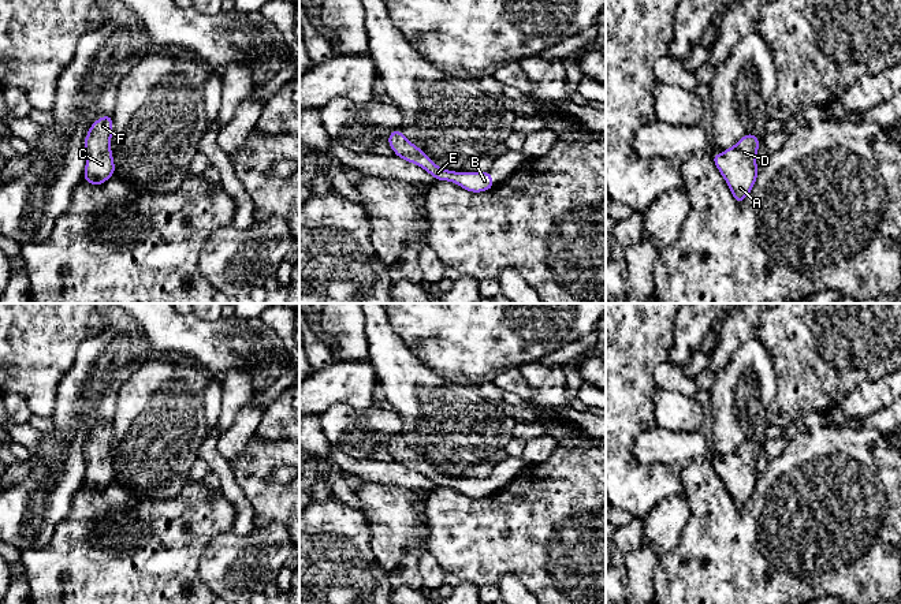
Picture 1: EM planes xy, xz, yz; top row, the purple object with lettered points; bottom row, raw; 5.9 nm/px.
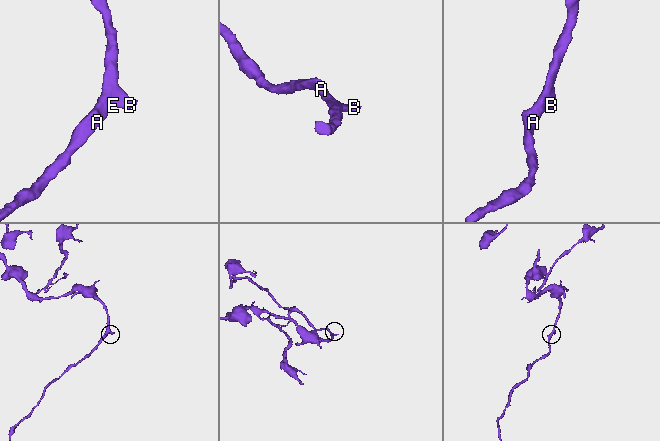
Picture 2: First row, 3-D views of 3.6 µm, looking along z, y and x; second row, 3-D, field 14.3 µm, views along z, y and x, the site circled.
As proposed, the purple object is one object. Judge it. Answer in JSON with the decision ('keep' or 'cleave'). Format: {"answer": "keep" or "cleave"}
{"answer": "keep"}

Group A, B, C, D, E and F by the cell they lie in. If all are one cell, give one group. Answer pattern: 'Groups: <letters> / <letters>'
Groups: A B C D E F

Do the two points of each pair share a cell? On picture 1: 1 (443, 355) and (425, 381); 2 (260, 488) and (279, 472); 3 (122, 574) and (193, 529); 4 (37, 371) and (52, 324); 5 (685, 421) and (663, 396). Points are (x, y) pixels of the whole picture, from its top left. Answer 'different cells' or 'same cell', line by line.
1: different cells
2: different cells
3: same cell
4: same cell
5: same cell

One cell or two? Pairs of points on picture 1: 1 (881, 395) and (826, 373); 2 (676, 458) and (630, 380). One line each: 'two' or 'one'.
1: two
2: two

